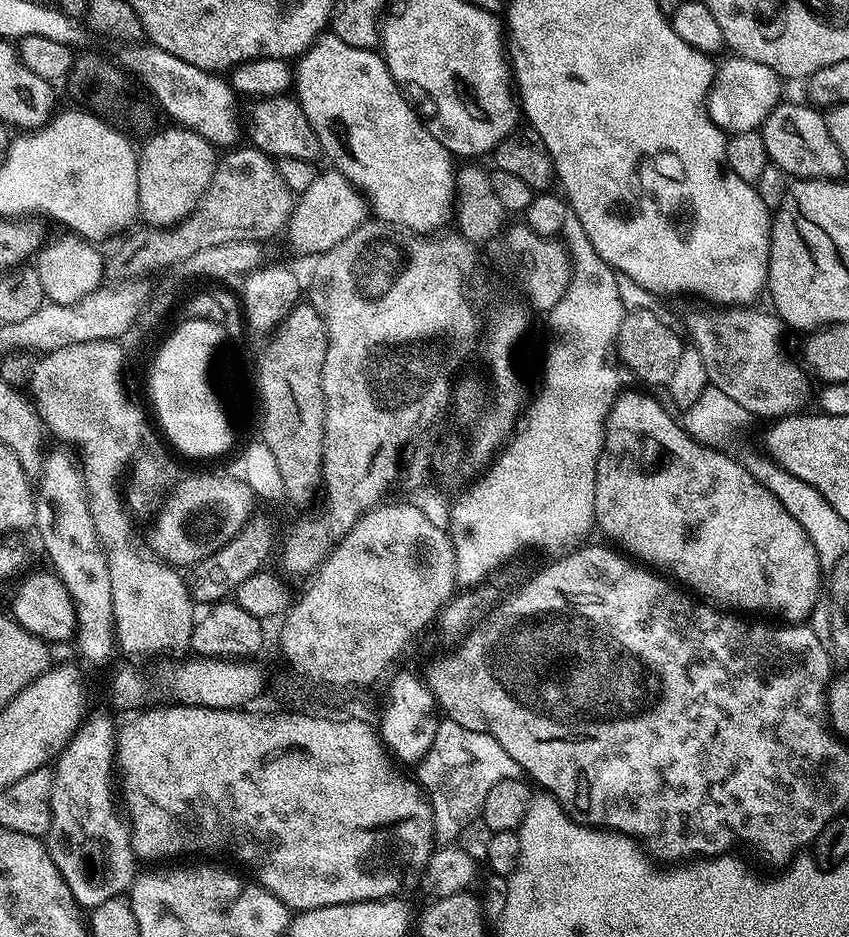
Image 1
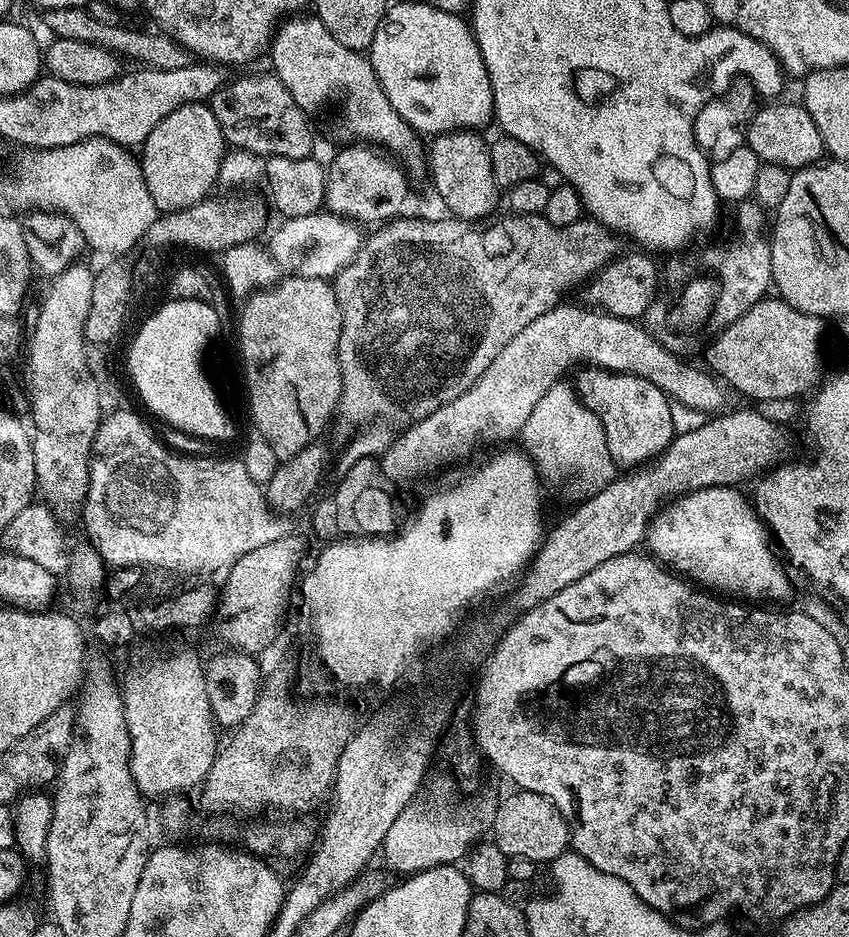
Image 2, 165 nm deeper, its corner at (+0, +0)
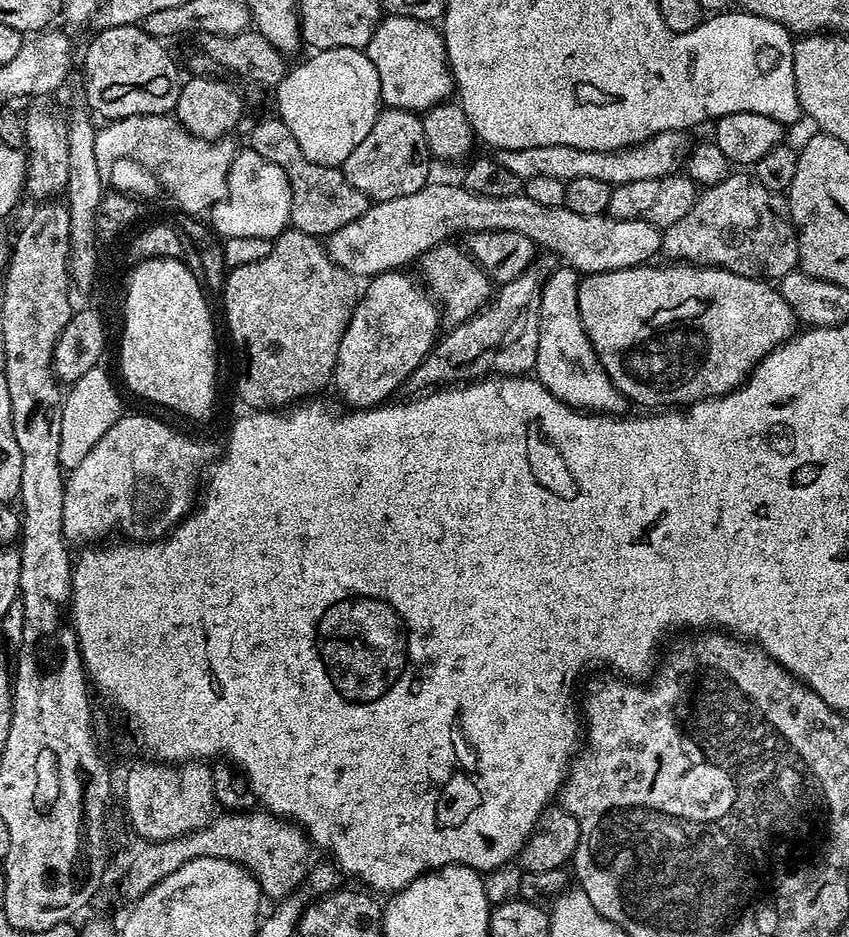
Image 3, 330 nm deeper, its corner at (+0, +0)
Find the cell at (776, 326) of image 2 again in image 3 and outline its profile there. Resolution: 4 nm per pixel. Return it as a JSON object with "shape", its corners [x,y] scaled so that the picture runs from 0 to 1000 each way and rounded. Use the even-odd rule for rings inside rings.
{"shape":[[[764,280],[762,282],[755,282],[753,286],[734,286],[733,288],[718,288],[717,290],[700,290],[689,293],[681,302],[681,331],[683,332],[683,343],[686,348],[690,352],[690,356],[695,361],[695,365],[700,369],[702,375],[702,380],[709,386],[709,391],[714,395],[714,399],[723,408],[723,412],[729,416],[736,428],[744,429],[744,427],[750,427],[755,431],[755,436],[759,438],[787,438],[793,433],[809,433],[813,431],[819,431],[820,428],[830,426],[835,423],[854,423],[856,418],[863,418],[866,414],[870,414],[878,406],[881,404],[883,400],[893,390],[895,390],[895,384],[902,382],[902,378],[907,378],[913,371],[919,367],[925,367],[928,363],[932,363],[935,355],[940,350],[940,343],[935,331],[931,331],[931,327],[926,327],[926,320],[921,318],[918,306],[910,305],[906,300],[902,299],[889,299],[888,297],[879,297],[874,292],[865,292],[860,288],[854,286],[830,286],[822,282],[813,282],[809,280],[787,280],[777,283],[773,283],[773,280]],[[861,337],[881,337],[881,342],[861,342]]]}

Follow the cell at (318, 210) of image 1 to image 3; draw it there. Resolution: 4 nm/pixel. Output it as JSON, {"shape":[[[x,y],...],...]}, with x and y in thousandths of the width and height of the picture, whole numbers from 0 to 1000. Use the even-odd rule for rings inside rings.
{"shape":[[[453,114],[444,122],[436,143],[408,169],[403,182],[408,194],[412,194],[417,203],[442,216],[473,211],[478,207],[497,203],[506,192],[504,171],[506,172],[506,163],[498,127],[491,121],[481,120],[476,115]]]}

